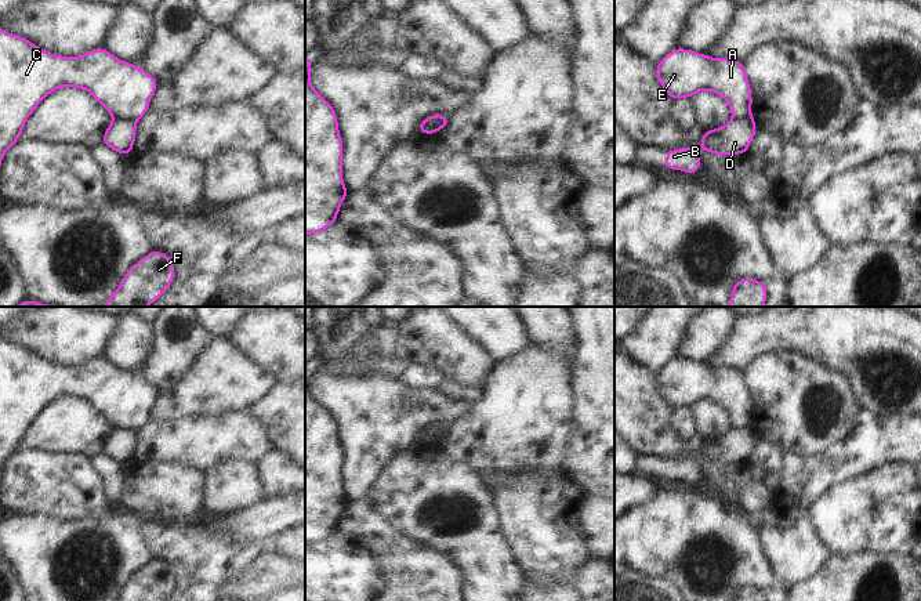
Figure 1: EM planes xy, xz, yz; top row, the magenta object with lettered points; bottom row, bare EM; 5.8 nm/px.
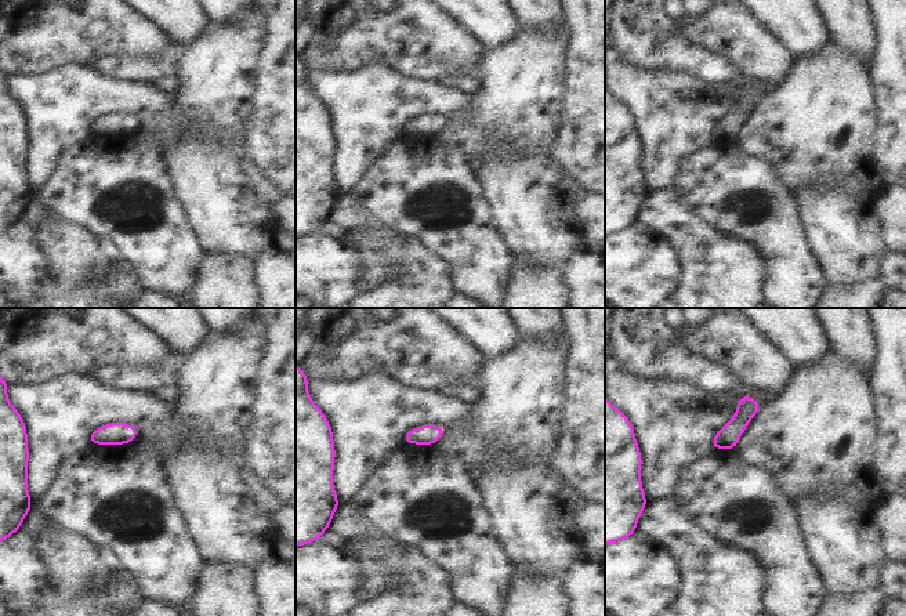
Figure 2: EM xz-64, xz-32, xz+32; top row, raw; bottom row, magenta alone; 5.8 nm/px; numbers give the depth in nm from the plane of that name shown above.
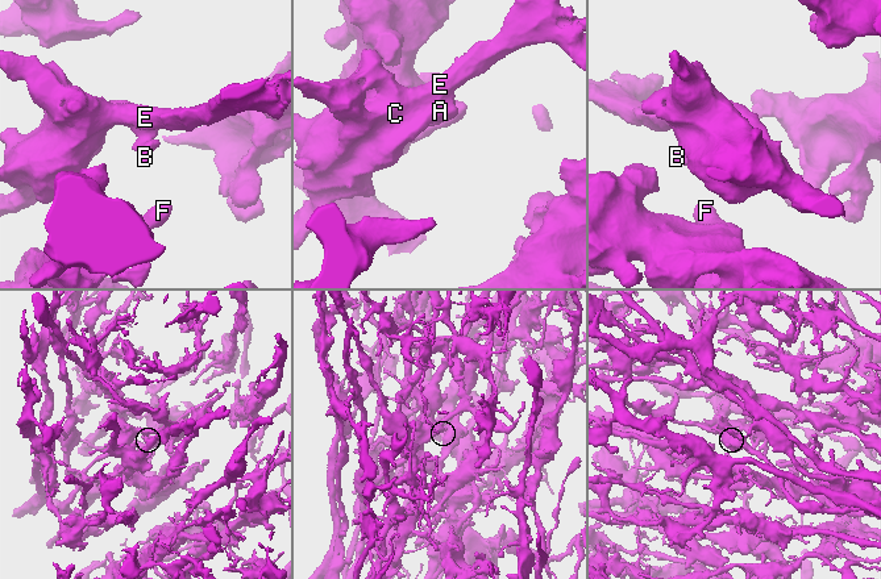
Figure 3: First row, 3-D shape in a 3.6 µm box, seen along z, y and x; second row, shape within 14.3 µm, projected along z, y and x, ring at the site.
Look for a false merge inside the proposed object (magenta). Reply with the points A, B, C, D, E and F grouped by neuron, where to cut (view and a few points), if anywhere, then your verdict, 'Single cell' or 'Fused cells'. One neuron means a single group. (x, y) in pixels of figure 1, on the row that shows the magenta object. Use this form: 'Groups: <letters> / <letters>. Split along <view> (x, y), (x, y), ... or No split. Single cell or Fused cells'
Groups: A C E F / B D. Split along xy (113, 118), (133, 119), (136, 122). Fused cells

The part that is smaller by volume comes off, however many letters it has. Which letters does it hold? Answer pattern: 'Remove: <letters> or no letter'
Remove: B, D

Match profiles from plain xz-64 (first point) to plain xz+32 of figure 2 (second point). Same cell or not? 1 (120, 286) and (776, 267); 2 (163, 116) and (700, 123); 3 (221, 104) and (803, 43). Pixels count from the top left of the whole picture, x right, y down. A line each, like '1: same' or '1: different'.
1: different
2: same
3: different

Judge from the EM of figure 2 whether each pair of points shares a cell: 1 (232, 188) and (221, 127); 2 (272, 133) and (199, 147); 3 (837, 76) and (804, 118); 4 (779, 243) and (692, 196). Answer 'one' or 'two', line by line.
1: two
2: two
3: one
4: one

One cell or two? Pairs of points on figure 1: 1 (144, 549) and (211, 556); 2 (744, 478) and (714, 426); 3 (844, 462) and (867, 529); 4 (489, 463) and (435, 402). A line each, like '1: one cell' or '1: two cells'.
1: one cell
2: two cells
3: two cells
4: two cells

